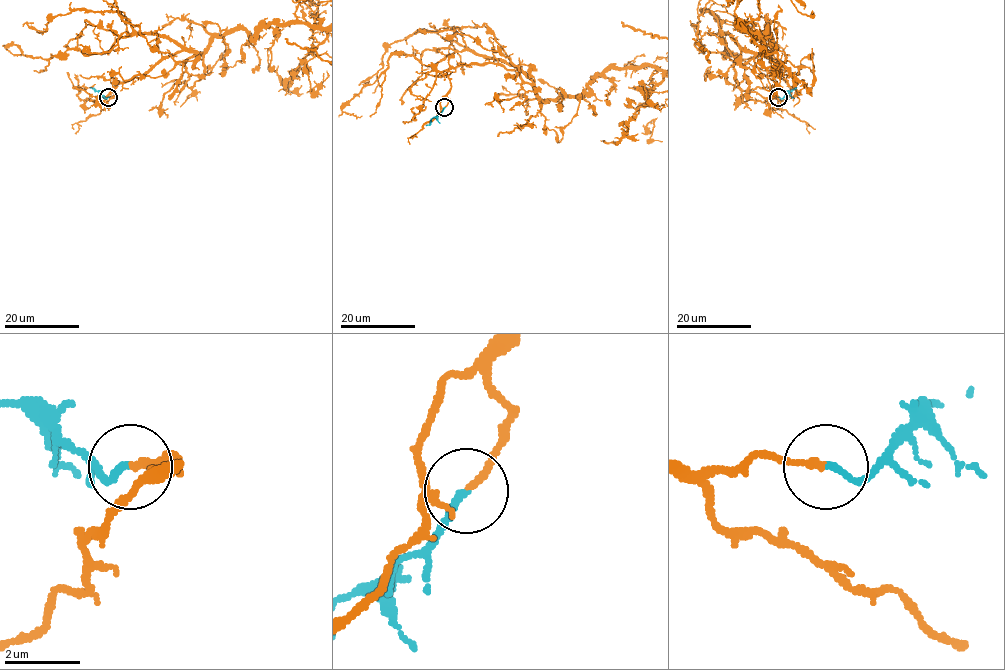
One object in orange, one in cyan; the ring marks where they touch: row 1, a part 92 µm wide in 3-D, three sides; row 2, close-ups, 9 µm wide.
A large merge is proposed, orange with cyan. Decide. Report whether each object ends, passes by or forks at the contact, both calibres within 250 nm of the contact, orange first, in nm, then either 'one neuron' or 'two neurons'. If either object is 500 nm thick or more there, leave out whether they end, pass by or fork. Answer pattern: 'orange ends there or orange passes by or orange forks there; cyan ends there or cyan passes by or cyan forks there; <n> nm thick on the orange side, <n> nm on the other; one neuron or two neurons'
orange ends there; cyan ends there; 180 nm thick on the orange side, 180 nm on the other; one neuron

